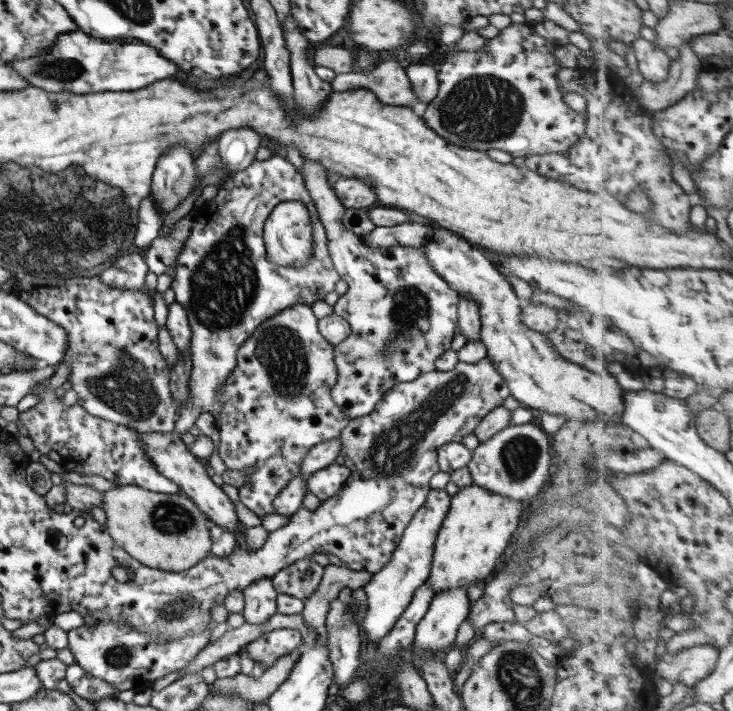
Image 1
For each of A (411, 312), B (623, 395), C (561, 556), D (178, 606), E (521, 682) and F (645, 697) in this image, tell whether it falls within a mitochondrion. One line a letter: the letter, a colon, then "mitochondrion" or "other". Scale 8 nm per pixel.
A: mitochondrion
B: other
C: mitochondrion
D: mitochondrion
E: mitochondrion
F: other

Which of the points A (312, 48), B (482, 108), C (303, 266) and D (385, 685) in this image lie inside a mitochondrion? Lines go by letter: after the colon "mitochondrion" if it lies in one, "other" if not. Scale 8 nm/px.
A: other
B: mitochondrion
C: other
D: other

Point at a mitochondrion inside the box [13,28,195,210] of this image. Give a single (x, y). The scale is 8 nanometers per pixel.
(69, 69)

